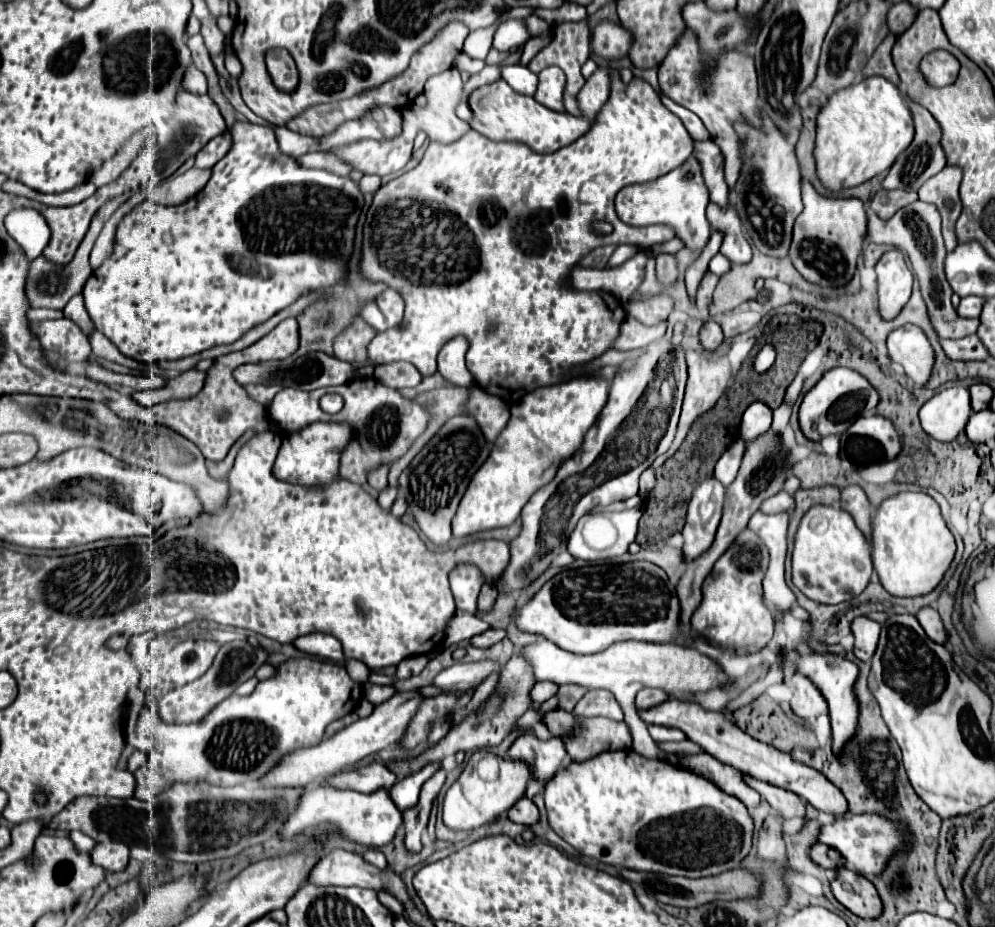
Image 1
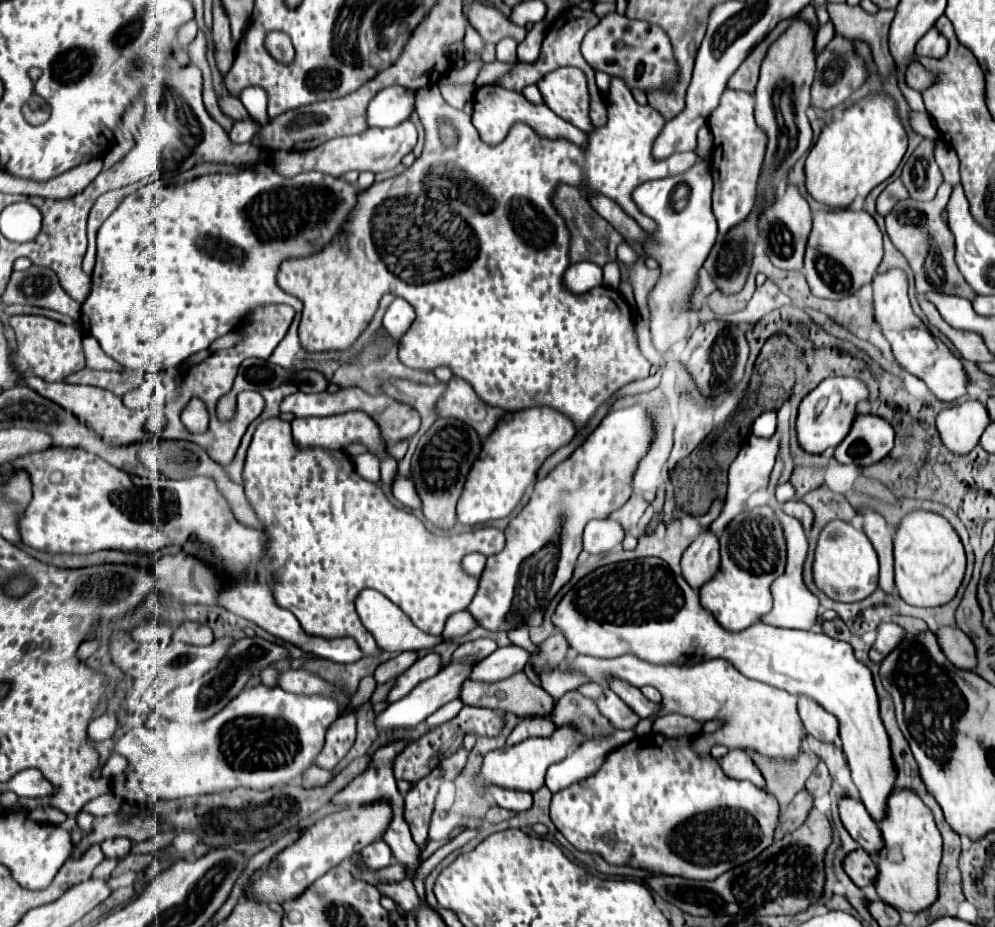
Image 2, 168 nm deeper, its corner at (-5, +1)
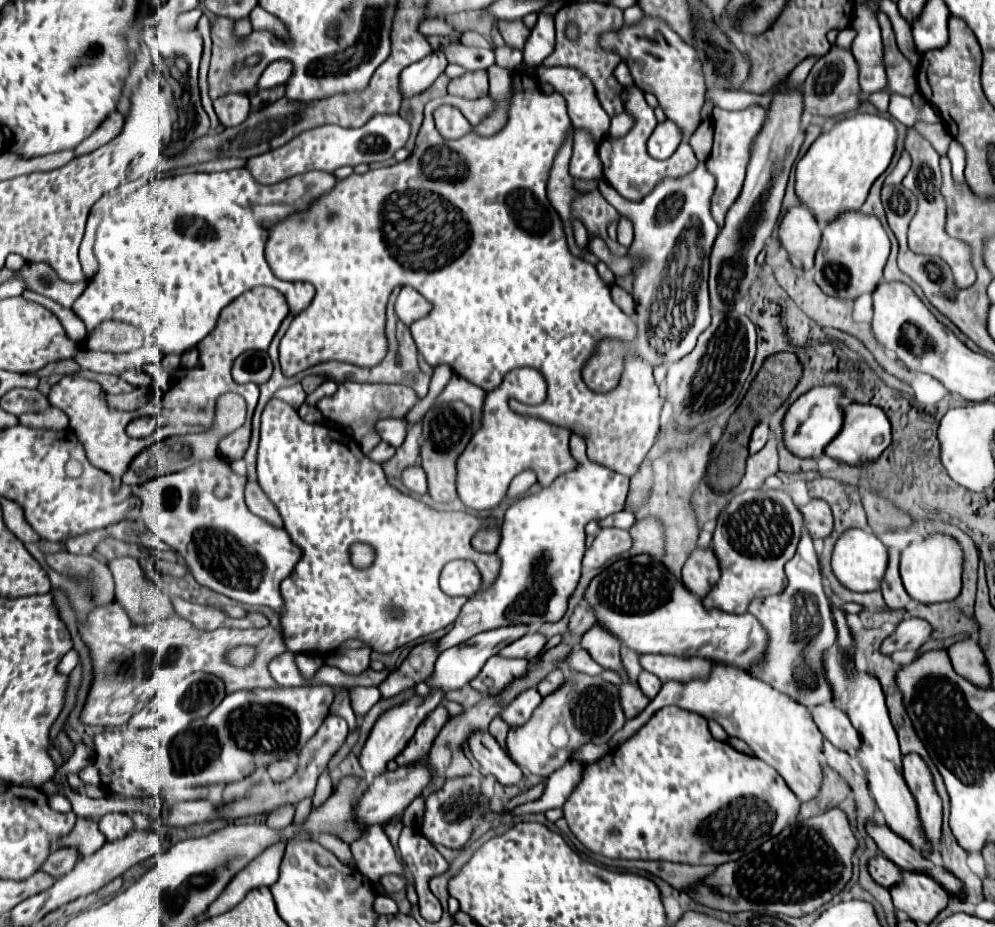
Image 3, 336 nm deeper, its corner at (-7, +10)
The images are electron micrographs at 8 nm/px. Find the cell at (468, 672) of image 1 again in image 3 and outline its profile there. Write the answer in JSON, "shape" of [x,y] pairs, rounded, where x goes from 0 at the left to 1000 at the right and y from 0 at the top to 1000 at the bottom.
{"shape":[[[528,684],[528,686],[524,686],[522,690],[510,695],[508,699],[504,699],[499,708],[534,712],[536,708],[540,708],[540,706],[544,703],[544,699],[548,697],[548,693],[550,693],[550,688],[544,686],[544,684]]]}

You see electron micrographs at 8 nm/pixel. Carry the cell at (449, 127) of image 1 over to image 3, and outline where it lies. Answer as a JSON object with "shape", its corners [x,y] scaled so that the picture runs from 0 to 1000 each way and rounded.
{"shape":[[[381,123],[375,125],[363,138],[341,138],[341,136],[325,136],[315,138],[313,142],[305,142],[305,147],[296,147],[296,151],[288,153],[278,162],[270,162],[262,168],[248,173],[248,183],[262,198],[278,198],[280,194],[292,192],[296,188],[305,188],[311,183],[327,183],[337,186],[343,179],[359,179],[363,175],[387,175],[411,151],[413,136],[401,123]]]}

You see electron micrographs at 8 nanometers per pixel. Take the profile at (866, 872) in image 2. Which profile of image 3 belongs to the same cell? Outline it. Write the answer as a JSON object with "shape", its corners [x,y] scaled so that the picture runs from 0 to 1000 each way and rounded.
{"shape":[[[889,923],[875,926],[871,932],[871,939],[873,939],[875,947],[889,958],[895,958],[897,954],[902,954],[904,945],[906,945],[906,939],[899,932],[895,932],[895,928],[891,928]]]}

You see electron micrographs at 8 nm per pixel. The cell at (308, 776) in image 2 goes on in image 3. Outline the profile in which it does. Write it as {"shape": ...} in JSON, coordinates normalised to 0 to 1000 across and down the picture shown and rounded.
{"shape":[[[280,822],[280,824],[274,824],[272,828],[268,828],[268,833],[270,833],[270,837],[276,841],[276,844],[284,844],[284,841],[288,841],[290,837],[294,837],[296,835],[296,824],[292,824],[292,822]]]}

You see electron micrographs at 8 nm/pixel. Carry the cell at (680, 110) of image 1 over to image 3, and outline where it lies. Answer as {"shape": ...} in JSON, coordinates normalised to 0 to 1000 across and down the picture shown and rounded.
{"shape":[[[705,132],[705,136],[692,149],[692,155],[694,155],[701,173],[709,175],[715,164],[715,157],[717,157],[717,136],[713,132]]]}

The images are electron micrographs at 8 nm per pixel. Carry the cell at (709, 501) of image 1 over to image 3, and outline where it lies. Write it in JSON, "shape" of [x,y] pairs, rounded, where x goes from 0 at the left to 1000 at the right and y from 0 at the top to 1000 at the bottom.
{"shape":[[[701,589],[694,595],[694,600],[690,602],[684,621],[686,621],[686,628],[690,630],[690,634],[694,634],[703,645],[709,645],[709,641],[715,636],[715,632],[725,621],[723,604],[721,604],[717,591]]]}

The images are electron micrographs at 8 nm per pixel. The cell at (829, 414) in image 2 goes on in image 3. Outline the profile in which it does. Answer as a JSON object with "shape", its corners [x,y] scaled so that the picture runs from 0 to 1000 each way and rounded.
{"shape":[[[839,414],[831,416],[821,416],[803,427],[795,440],[789,447],[789,481],[803,494],[825,494],[829,488],[829,481],[845,466],[847,462],[847,440],[845,440],[845,429],[847,429],[847,419]]]}

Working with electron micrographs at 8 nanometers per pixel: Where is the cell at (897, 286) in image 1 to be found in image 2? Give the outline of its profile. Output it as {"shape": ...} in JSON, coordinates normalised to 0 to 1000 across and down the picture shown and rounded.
{"shape":[[[895,290],[887,297],[877,301],[877,327],[879,327],[879,348],[883,348],[885,359],[893,368],[899,387],[904,394],[914,400],[916,405],[930,411],[930,415],[938,422],[938,426],[946,433],[962,433],[964,428],[972,426],[972,400],[956,379],[942,381],[942,368],[934,359],[934,355],[926,348],[926,344],[918,338],[913,318],[913,305],[910,294],[906,290]]]}

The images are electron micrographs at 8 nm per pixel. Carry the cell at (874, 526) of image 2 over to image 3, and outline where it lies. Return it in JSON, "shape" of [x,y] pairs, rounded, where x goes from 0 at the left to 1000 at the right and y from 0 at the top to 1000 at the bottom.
{"shape":[[[893,591],[893,608],[891,608],[891,617],[885,626],[885,639],[887,639],[891,654],[897,658],[910,656],[916,647],[904,624],[904,595],[899,591]]]}

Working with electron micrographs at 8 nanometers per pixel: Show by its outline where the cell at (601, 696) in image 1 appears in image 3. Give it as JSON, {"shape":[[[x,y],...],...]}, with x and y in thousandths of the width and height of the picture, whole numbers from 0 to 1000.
{"shape":[[[634,736],[622,740],[622,755],[624,755],[624,764],[628,768],[628,775],[638,775],[652,759],[652,753],[644,746],[644,742]]]}

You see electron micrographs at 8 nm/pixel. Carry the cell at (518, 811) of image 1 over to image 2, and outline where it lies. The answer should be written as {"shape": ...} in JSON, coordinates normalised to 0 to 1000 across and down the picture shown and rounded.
{"shape":[[[491,847],[491,855],[495,858],[495,862],[499,864],[502,871],[506,873],[514,873],[514,875],[528,875],[534,871],[536,860],[534,855],[524,855],[518,851],[499,851],[497,847]]]}

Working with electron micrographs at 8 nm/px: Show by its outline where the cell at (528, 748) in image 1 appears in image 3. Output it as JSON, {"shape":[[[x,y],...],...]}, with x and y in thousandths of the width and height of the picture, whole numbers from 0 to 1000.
{"shape":[[[534,742],[534,744],[530,744],[530,746],[524,746],[524,751],[520,751],[520,753],[504,768],[504,775],[506,775],[512,783],[524,783],[524,781],[528,781],[528,779],[536,772],[538,764],[540,764],[544,757],[546,757],[546,751],[544,751],[538,742]]]}

